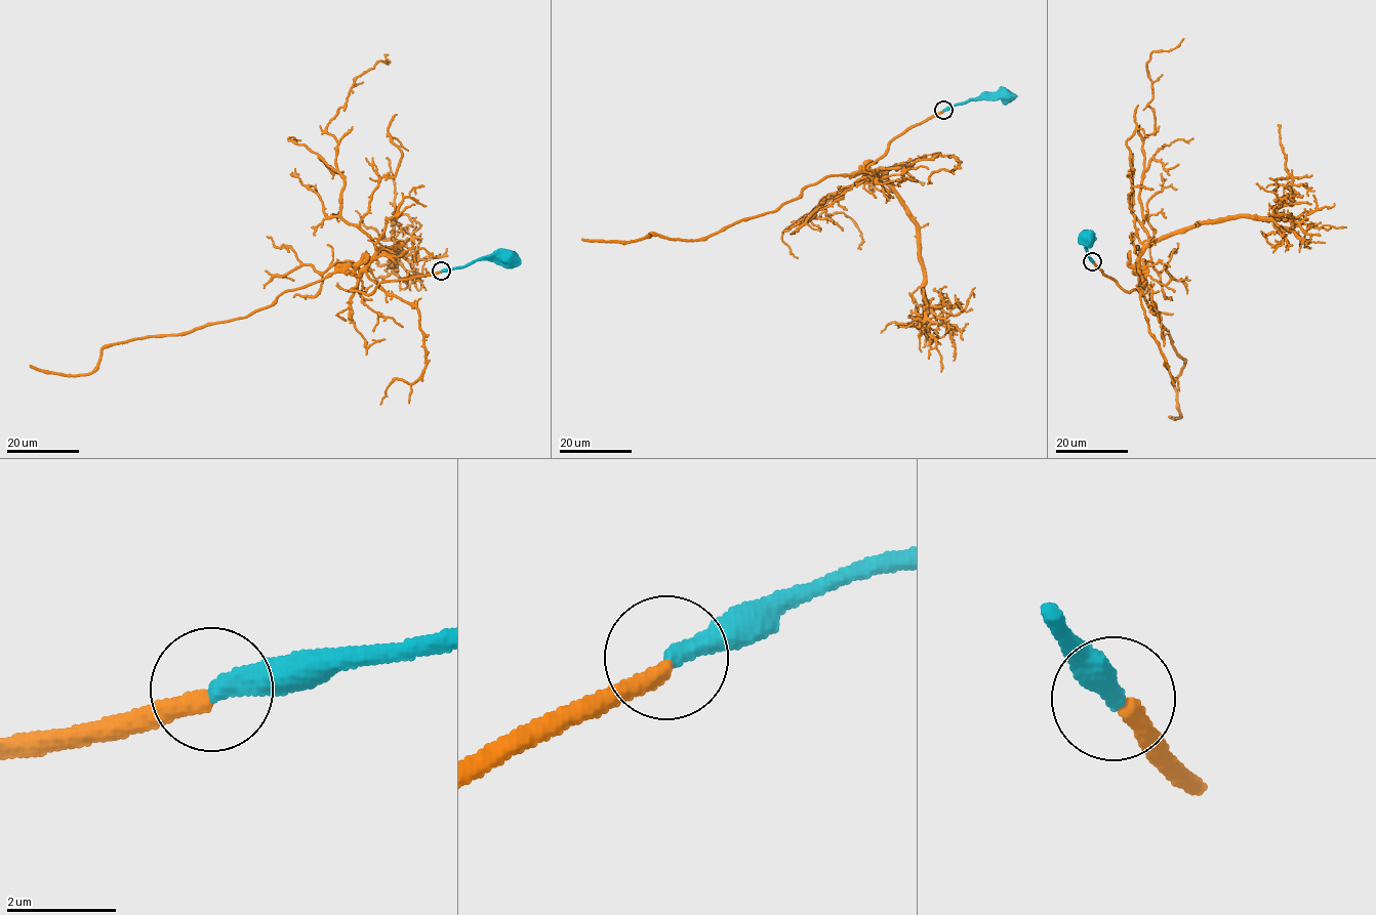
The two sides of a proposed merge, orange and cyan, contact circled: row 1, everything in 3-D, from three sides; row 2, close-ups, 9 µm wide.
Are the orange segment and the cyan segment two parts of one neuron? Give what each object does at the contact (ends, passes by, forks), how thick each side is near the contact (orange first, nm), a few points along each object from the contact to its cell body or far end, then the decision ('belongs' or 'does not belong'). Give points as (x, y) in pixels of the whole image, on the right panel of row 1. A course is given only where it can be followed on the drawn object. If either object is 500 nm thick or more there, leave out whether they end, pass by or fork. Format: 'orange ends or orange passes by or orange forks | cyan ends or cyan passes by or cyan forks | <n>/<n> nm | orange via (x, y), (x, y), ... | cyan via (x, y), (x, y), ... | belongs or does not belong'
orange ends | cyan ends | 340/360 nm | orange via (1093, 261), (1125, 291), (1144, 276), (1137, 272), (1140, 294), (1185, 363), (1174, 381), (1180, 416), (1168, 416) | cyan via (1092, 261), (1086, 245), (1088, 238) | belongs

